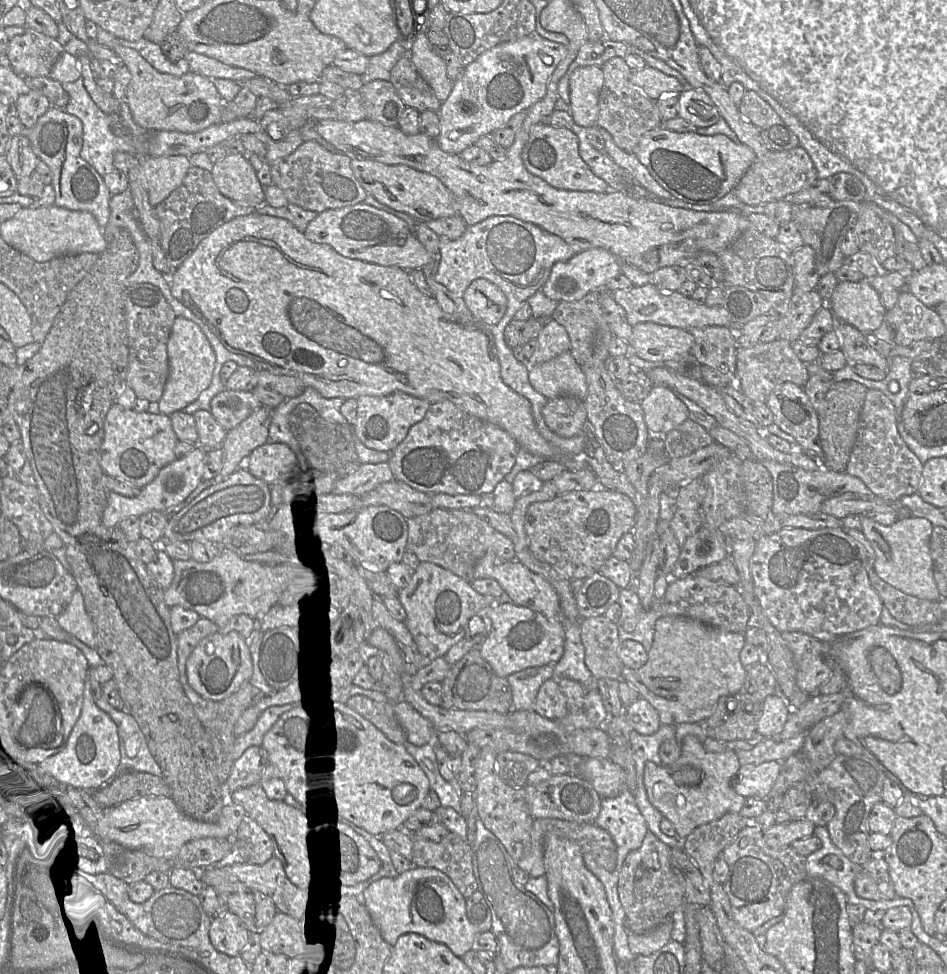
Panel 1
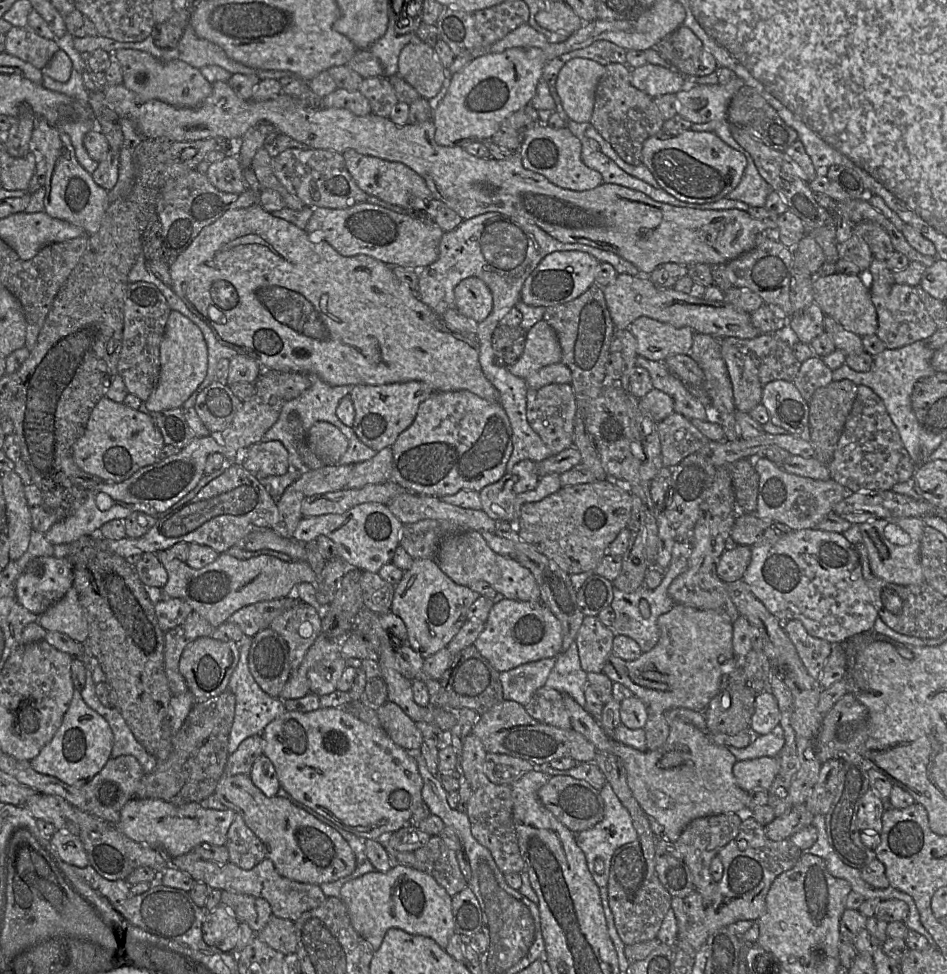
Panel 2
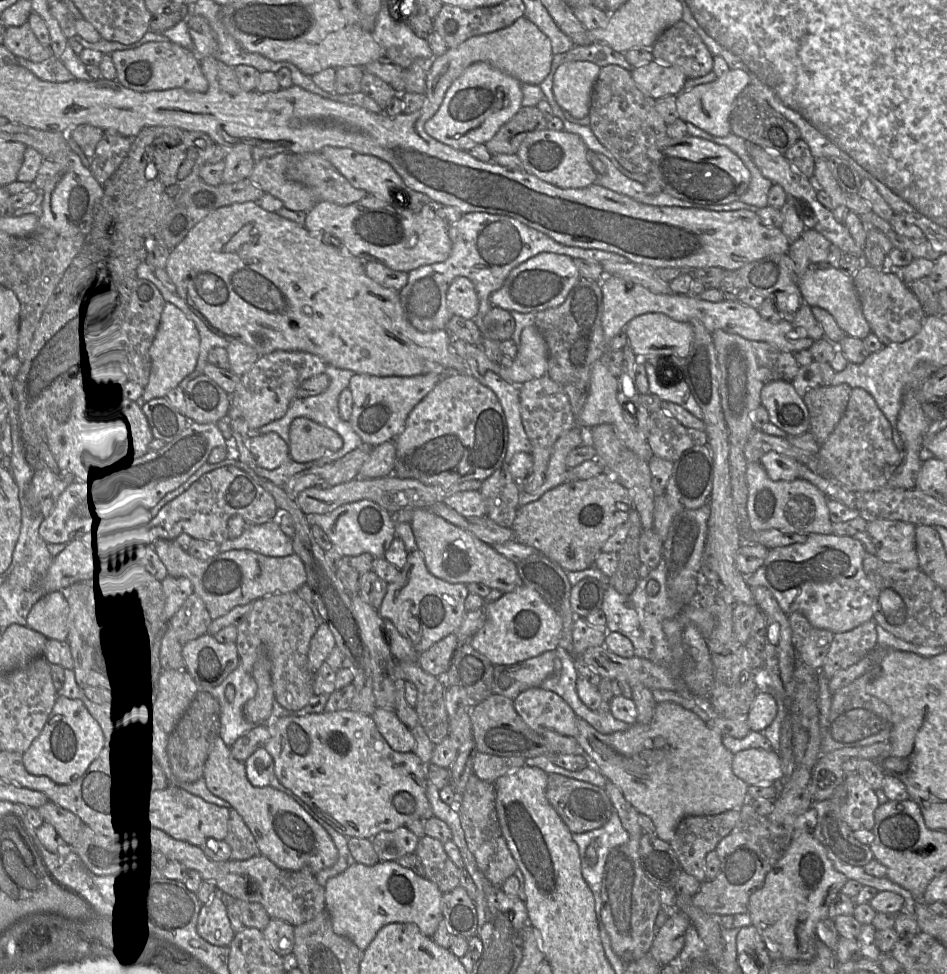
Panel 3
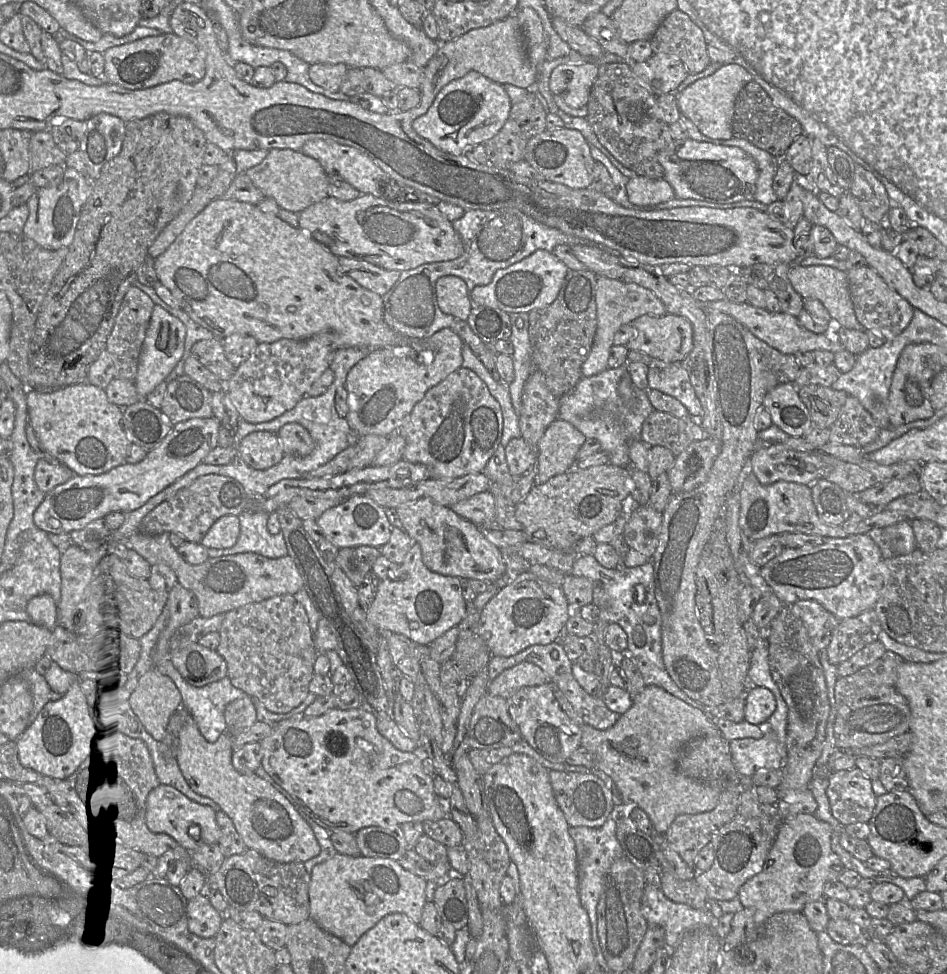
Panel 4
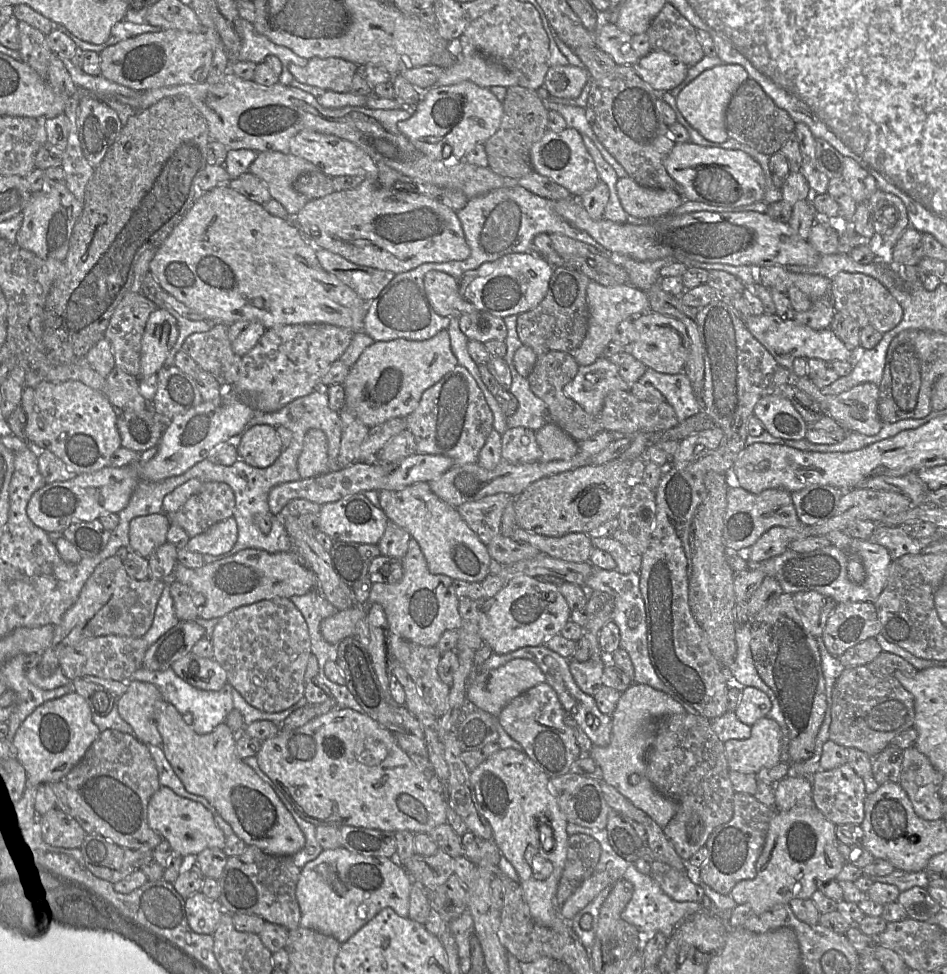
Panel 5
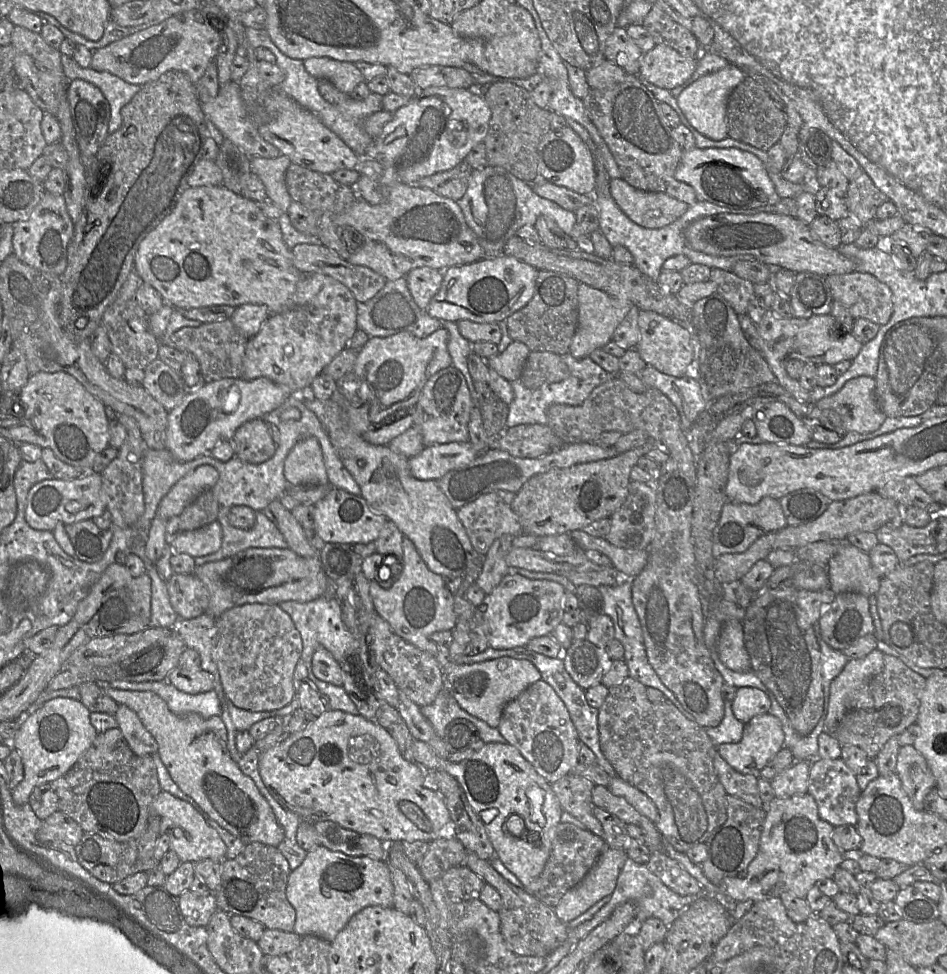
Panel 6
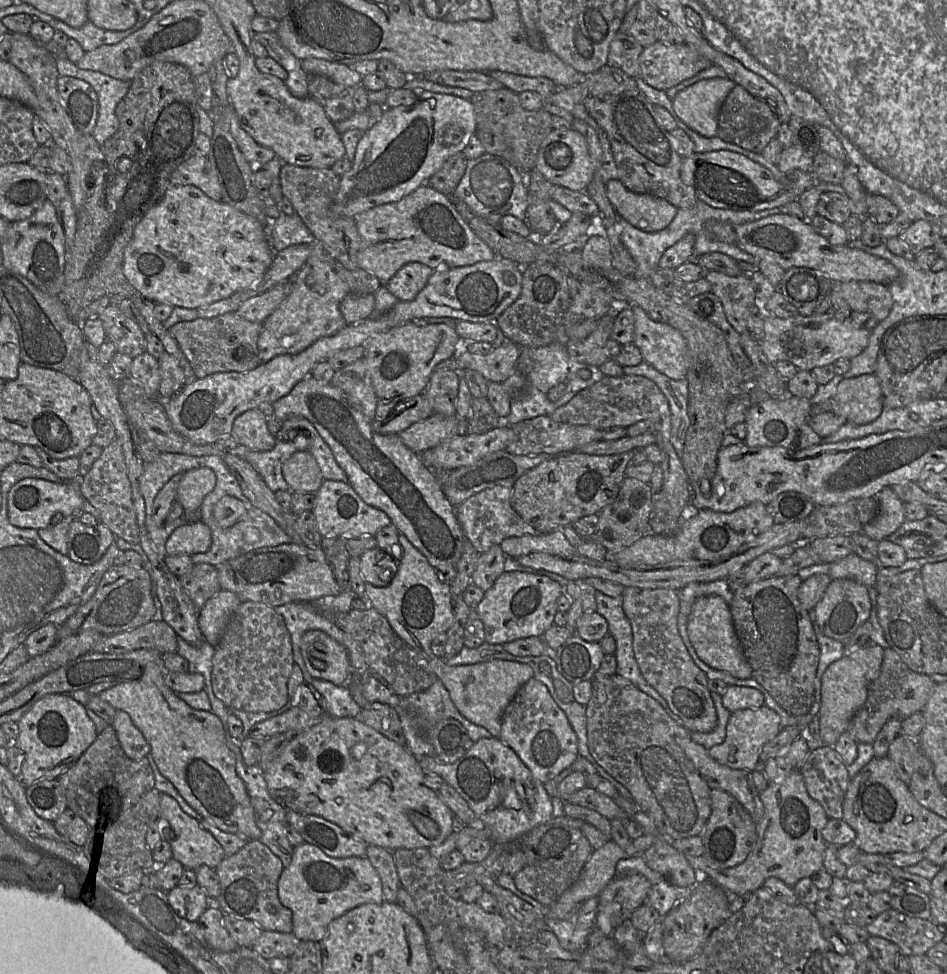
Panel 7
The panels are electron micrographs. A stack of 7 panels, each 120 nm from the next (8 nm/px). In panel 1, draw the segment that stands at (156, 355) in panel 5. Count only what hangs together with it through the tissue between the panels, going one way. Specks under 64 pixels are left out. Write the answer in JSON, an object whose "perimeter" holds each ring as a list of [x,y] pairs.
{"perimeter":[[[177,316],[174,320],[167,353],[169,376],[158,406],[161,413],[171,415],[176,411],[182,411],[210,385],[216,357],[210,342],[200,327],[181,316]]]}

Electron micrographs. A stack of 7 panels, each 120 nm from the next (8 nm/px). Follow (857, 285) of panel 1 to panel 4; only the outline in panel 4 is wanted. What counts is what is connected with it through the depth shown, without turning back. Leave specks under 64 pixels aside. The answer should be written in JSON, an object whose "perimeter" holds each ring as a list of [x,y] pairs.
{"perimeter":[[[790,265],[788,277],[803,299],[814,299],[823,304],[833,320],[833,327],[863,329],[853,308],[847,272],[828,266]]]}

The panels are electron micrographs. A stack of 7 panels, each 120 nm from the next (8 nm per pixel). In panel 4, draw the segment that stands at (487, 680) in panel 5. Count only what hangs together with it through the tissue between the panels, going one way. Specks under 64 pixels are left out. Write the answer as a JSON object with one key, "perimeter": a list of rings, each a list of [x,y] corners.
{"perimeter":[[[521,662],[504,670],[487,686],[487,693],[509,699],[523,687],[549,684],[546,674],[536,665]]]}

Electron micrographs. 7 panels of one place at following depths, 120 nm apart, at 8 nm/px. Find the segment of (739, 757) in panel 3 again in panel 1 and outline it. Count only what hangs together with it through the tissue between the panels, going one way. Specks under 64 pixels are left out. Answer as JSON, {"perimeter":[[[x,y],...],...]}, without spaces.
{"perimeter":[[[767,761],[741,765],[733,778],[733,789],[744,798],[768,799],[781,772],[782,763]]]}

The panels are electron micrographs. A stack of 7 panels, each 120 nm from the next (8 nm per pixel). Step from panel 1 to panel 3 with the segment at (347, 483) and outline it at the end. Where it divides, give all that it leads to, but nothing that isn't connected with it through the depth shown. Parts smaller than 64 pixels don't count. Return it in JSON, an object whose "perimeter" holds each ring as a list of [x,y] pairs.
{"perimeter":[[[388,440],[373,447],[361,466],[357,478],[375,479],[393,475],[395,458],[396,444],[394,440]]]}

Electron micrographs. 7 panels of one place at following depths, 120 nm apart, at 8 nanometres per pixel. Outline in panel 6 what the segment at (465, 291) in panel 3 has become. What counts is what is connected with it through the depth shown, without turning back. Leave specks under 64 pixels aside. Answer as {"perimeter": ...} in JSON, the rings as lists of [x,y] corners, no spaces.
{"perimeter":[[[420,267],[412,269],[405,278],[415,303],[426,311],[432,298],[441,287],[443,273],[434,268]]]}

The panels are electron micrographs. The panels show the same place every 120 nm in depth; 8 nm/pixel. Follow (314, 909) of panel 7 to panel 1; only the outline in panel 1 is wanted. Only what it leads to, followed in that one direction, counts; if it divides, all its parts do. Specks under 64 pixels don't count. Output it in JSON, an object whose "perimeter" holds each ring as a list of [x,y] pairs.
{"perimeter":[[[414,867],[396,878],[381,878],[363,891],[363,903],[381,937],[390,946],[407,933],[415,933],[444,944],[461,958],[474,950],[474,943],[480,934],[466,914],[466,899],[453,882],[439,870]]]}

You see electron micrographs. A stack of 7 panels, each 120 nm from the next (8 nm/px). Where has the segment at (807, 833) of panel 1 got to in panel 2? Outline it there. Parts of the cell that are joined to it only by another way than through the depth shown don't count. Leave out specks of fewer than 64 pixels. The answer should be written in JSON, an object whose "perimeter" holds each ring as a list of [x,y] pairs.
{"perimeter":[[[806,804],[794,805],[788,813],[775,817],[765,826],[765,834],[773,841],[789,839],[791,835],[812,825],[813,817]]]}

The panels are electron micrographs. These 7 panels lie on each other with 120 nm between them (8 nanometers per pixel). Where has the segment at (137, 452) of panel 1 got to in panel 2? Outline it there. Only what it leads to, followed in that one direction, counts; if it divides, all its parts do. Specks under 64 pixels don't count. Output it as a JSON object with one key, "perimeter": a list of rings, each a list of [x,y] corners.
{"perimeter":[[[103,396],[91,412],[84,434],[72,447],[73,459],[86,473],[106,482],[121,482],[140,468],[160,460],[163,436],[150,413]]]}

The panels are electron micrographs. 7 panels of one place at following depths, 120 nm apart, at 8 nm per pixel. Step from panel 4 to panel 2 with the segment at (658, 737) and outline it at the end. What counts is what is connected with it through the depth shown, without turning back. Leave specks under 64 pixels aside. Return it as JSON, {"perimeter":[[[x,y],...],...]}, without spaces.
{"perimeter":[[[562,694],[564,704],[570,715],[572,729],[582,734],[596,748],[597,752],[605,751],[617,756],[625,768],[627,783],[634,798],[642,810],[661,824],[663,836],[674,843],[684,828],[694,819],[724,813],[746,813],[748,793],[736,782],[733,766],[737,759],[725,746],[712,743],[704,732],[693,724],[675,718],[669,723],[669,736],[666,742],[655,750],[640,751],[624,745],[606,735],[598,719],[580,706],[570,695]]]}

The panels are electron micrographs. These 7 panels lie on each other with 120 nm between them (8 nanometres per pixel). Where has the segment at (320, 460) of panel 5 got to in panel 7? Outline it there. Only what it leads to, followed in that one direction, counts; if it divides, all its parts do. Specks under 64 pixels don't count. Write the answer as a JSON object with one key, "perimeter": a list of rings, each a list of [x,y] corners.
{"perimeter":[[[307,451],[293,453],[282,464],[282,475],[292,492],[316,493],[324,481],[316,459]]]}

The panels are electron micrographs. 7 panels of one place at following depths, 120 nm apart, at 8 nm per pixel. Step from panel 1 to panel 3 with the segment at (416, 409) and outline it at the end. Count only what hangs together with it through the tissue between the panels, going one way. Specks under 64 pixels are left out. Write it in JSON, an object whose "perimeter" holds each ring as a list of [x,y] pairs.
{"perimeter":[[[430,372],[414,376],[379,377],[354,374],[348,385],[352,394],[352,413],[349,423],[354,432],[369,446],[393,440],[404,428],[411,410],[447,375],[459,372]]]}

